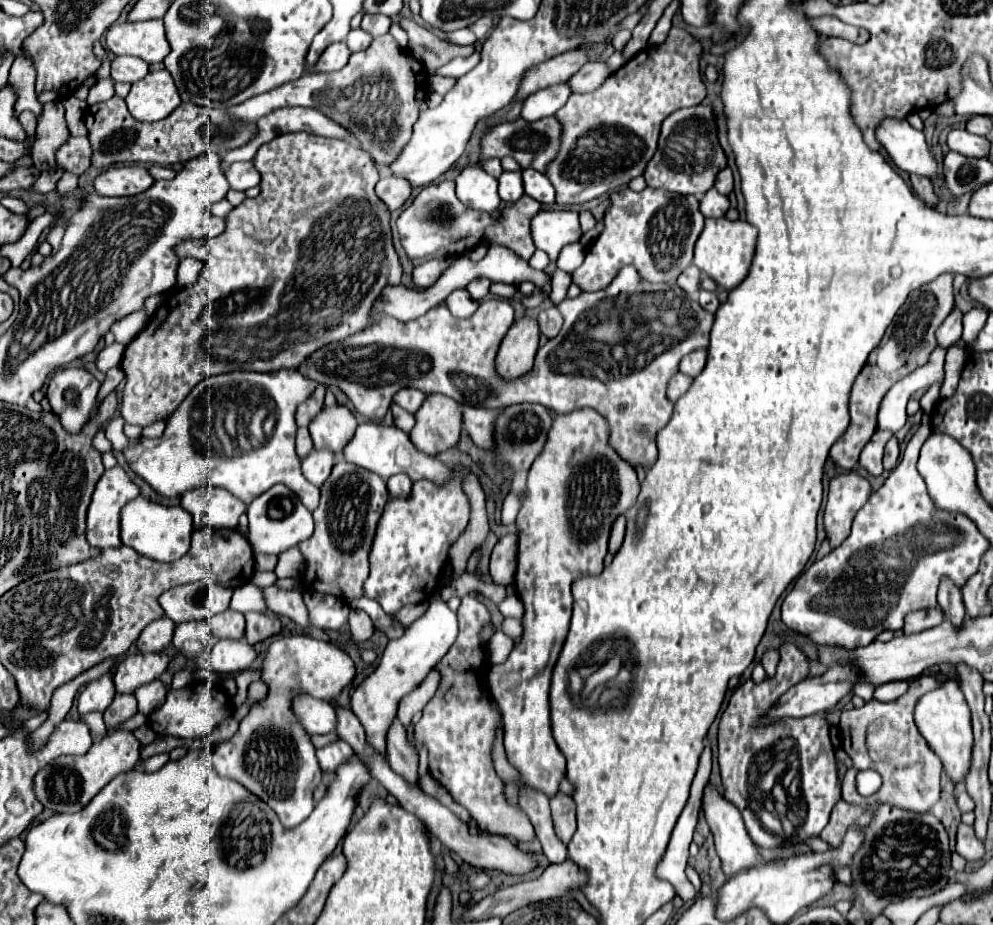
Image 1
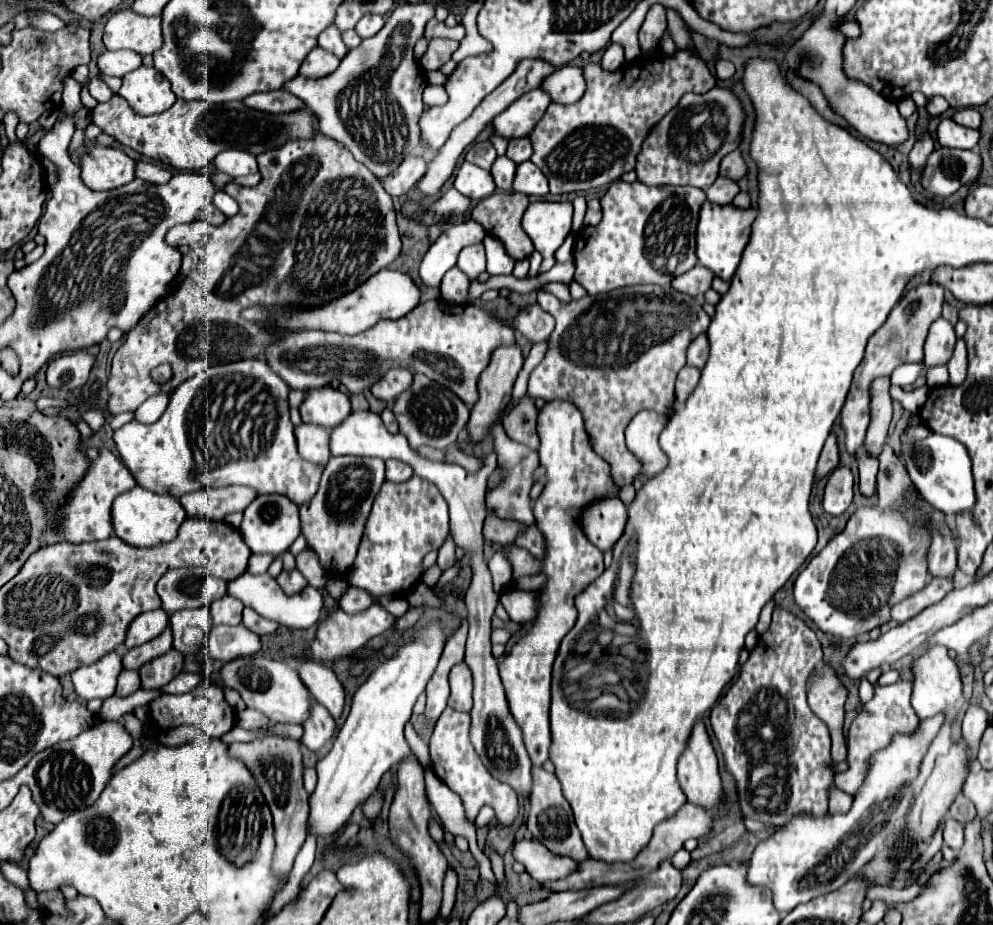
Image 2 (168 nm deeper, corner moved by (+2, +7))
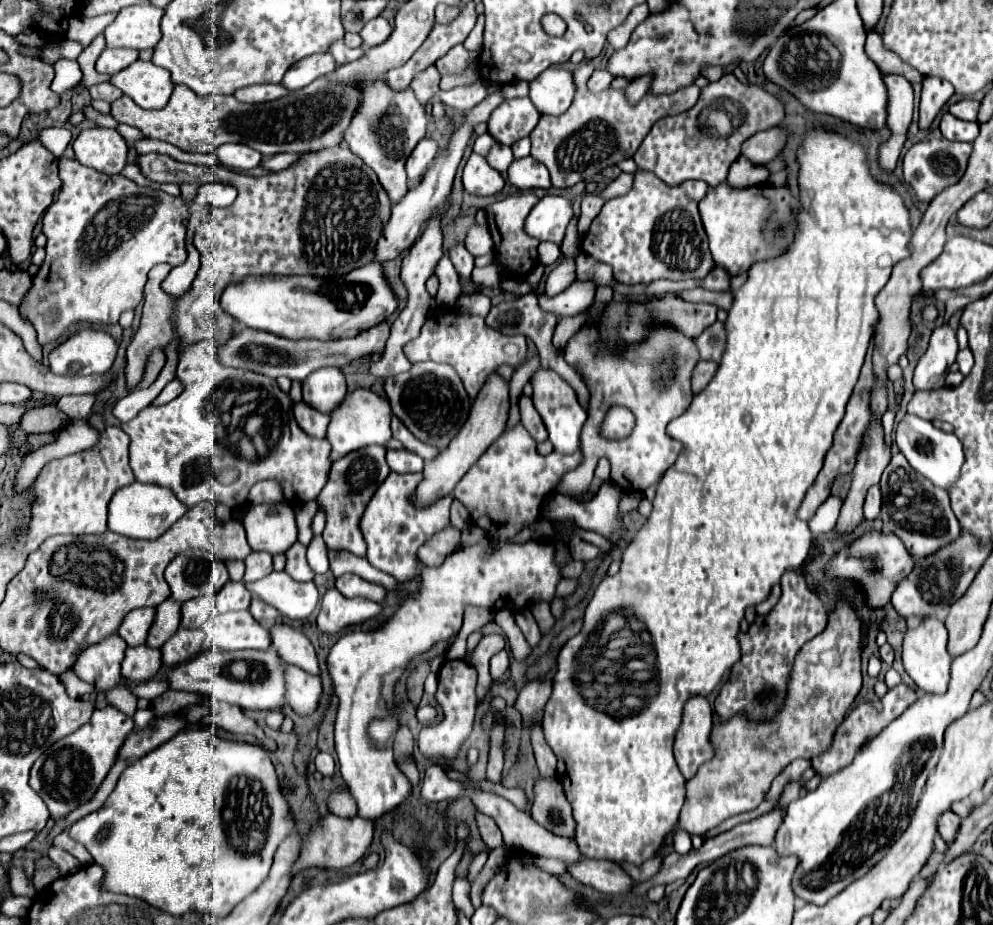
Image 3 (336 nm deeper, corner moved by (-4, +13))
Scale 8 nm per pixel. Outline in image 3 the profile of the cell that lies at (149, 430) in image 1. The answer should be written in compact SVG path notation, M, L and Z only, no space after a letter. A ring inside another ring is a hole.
M174 379L174 381L170 381L170 383L164 387L164 391L156 397L156 401L154 401L152 405L164 405L164 403L170 403L170 401L176 399L180 393L182 393L182 383L180 383L178 379Z

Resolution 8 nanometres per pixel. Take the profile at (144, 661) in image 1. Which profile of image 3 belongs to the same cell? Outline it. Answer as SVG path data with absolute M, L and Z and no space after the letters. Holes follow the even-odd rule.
M168 597L168 601L162 601L156 607L156 621L152 623L152 629L148 633L148 645L160 649L164 645L164 641L168 641L180 627L180 603L172 601ZM178 615L178 621L176 621ZM178 623L178 625L176 625Z

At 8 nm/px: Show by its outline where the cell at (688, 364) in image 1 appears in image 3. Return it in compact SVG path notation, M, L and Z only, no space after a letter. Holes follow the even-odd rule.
M716 321L708 329L704 329L704 333L700 337L696 337L696 345L698 345L702 359L720 363L724 349L726 349L726 329L724 329L724 325L720 321Z

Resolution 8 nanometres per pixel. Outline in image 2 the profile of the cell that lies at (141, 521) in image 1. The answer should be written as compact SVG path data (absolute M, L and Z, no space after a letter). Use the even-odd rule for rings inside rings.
M134 487L122 495L118 495L112 503L112 525L114 535L134 547L158 547L176 539L178 527L186 519L186 511L180 501L172 495L160 495L154 491L146 491L144 487Z

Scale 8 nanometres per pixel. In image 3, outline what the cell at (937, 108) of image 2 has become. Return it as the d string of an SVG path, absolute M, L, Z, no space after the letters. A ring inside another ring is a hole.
M924 77L922 83L922 101L920 101L920 127L926 129L934 121L942 105L954 95L954 89L948 81L940 77Z

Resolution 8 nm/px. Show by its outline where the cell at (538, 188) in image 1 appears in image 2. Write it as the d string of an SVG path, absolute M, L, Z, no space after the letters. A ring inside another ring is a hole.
M524 161L516 169L516 179L514 179L514 191L526 193L526 195L548 195L548 179L534 167L532 161Z

